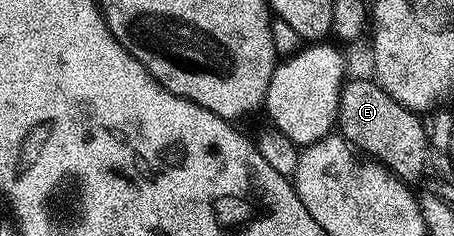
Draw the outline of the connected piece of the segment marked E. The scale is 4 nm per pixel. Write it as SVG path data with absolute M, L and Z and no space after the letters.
M348 79L344 83L343 91L339 93L338 135L342 136L356 153L378 162L388 171L396 174L403 182L412 182L411 180L417 179L427 164L427 132L419 120L422 120L420 113L401 106L401 102L394 100L374 79Z

